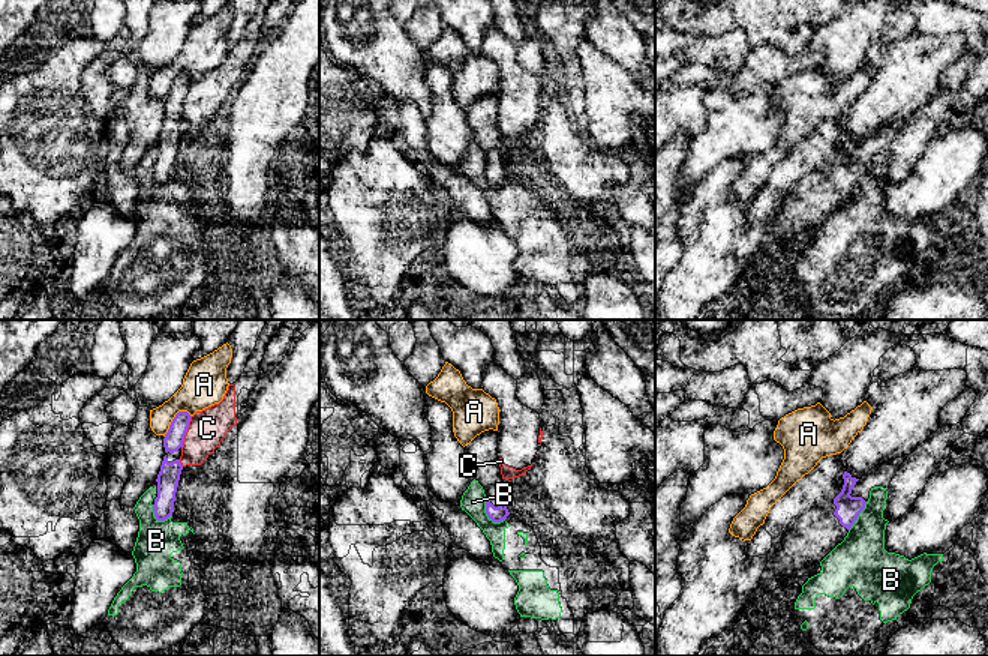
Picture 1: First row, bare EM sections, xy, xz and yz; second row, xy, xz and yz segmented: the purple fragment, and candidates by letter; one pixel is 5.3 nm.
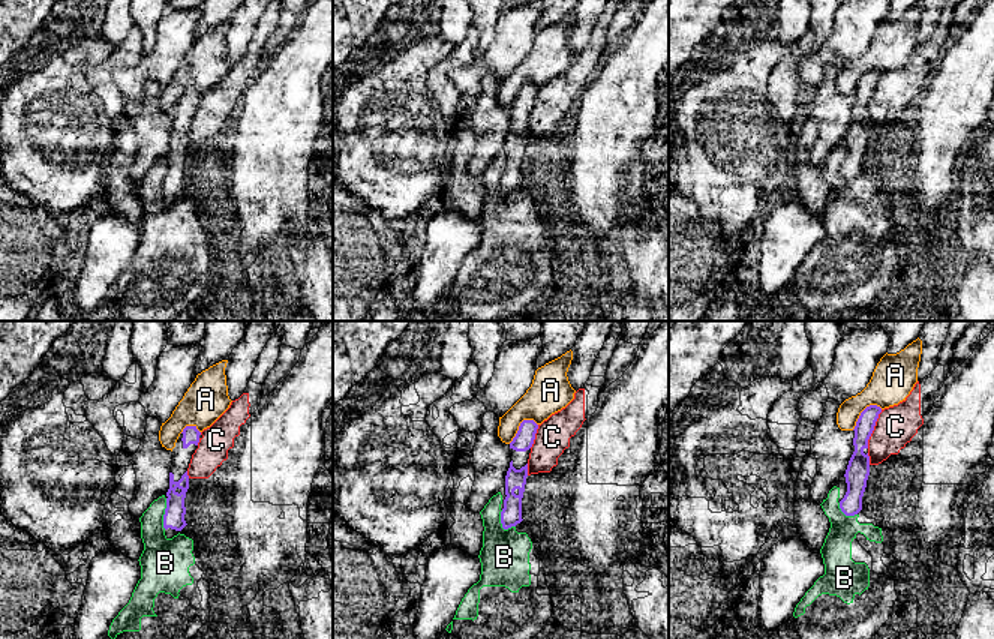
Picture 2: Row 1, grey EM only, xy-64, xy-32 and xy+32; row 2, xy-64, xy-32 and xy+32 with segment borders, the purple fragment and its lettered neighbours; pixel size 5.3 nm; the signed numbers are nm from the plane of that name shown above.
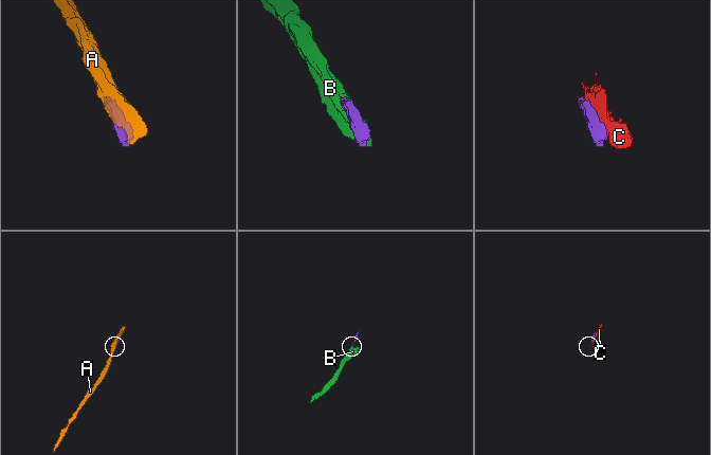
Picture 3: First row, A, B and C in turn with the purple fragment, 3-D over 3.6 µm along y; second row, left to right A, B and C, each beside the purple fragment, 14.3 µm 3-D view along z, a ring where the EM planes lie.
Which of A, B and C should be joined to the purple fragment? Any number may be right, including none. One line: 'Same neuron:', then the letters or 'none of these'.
Same neuron: none of these

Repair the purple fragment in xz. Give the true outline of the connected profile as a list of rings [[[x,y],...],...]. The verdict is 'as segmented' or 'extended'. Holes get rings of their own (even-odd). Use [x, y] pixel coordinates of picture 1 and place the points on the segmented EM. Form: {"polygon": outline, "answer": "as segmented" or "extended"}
{"polygon": [[[489,429],[465,446],[465,453],[486,494],[486,513],[493,522],[501,522],[510,515],[507,500],[501,492],[502,474],[498,462],[498,431]]], "answer": "extended"}

